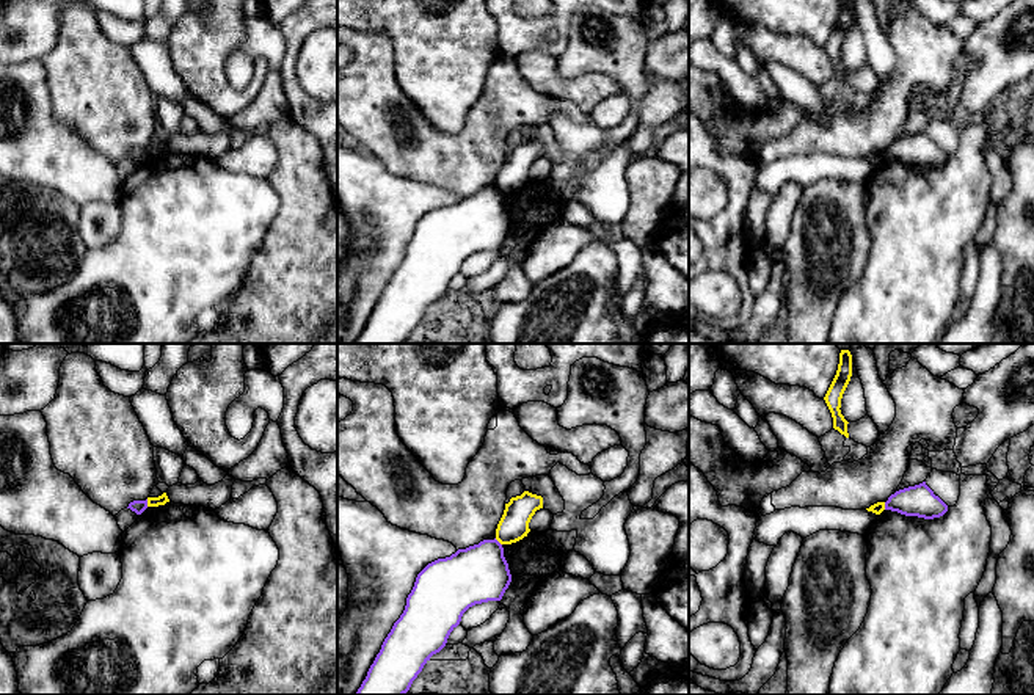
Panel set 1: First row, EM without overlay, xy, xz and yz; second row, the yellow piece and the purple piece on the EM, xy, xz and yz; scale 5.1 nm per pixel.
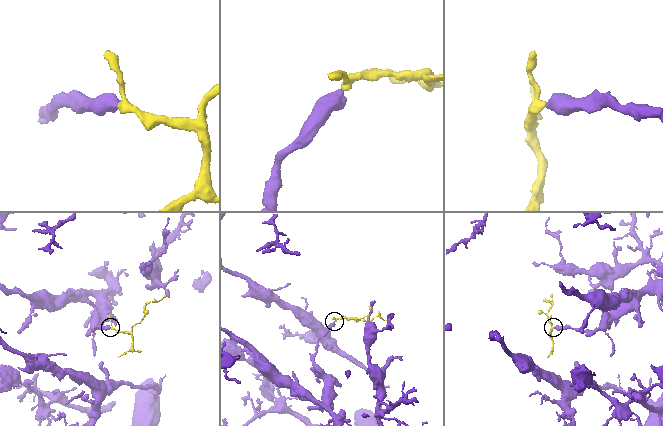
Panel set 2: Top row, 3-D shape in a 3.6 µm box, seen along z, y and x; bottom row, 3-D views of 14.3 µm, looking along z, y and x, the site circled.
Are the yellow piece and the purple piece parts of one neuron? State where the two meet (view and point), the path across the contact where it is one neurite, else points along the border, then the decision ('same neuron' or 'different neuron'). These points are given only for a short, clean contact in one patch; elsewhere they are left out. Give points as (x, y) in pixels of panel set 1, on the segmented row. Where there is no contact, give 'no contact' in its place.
xy (148, 502) | along xy (146, 499), (148, 505) | different neuron

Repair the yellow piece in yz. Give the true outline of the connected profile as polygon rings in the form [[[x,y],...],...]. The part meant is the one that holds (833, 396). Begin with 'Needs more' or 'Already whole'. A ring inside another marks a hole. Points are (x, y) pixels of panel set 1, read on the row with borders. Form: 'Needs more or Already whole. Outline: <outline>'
Already whole. Outline: [[[841,350],[836,375],[824,400],[832,413],[833,428],[838,430],[841,435],[844,435],[846,438],[849,438],[849,433],[847,433],[849,422],[841,414],[839,408],[841,408],[843,394],[850,381],[850,377],[852,377],[852,355],[849,350]]]

